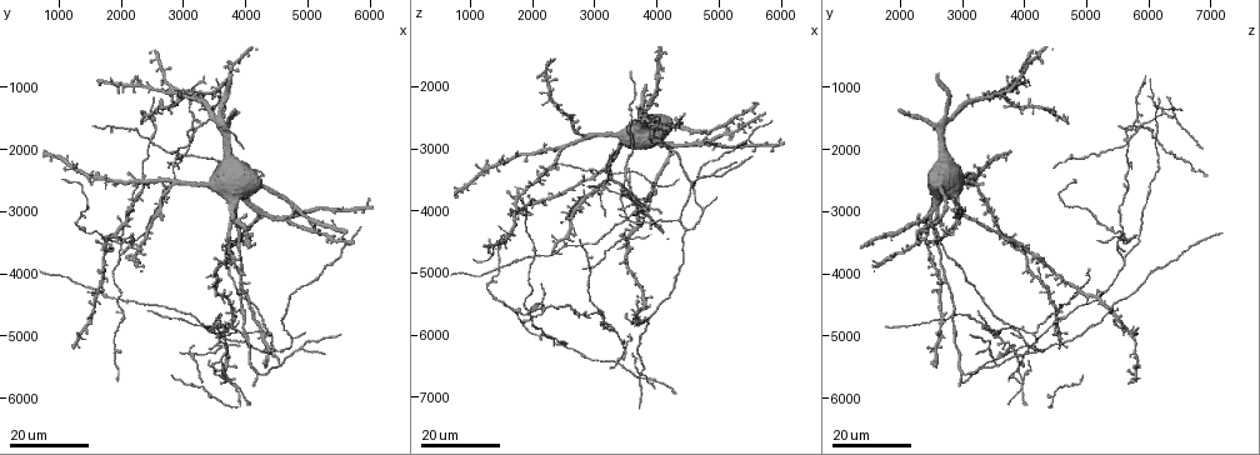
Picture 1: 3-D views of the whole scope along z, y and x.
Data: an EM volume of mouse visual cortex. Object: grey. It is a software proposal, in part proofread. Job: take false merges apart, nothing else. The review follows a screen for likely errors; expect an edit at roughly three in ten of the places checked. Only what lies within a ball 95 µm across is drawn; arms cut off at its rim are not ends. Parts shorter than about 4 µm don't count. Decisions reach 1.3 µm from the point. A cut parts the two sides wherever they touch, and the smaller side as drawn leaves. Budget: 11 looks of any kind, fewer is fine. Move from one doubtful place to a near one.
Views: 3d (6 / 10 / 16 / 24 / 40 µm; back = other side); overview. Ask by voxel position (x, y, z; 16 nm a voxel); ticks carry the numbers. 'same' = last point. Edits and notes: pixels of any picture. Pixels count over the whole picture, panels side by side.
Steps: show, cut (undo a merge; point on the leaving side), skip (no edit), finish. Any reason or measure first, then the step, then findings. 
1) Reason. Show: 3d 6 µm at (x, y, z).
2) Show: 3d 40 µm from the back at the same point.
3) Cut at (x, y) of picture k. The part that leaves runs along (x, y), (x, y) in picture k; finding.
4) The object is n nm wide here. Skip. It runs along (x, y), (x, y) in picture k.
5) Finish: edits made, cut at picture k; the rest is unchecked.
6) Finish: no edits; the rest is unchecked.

Four arms meet. Show: 3d 24 µm at (2450, 1850, 6100).

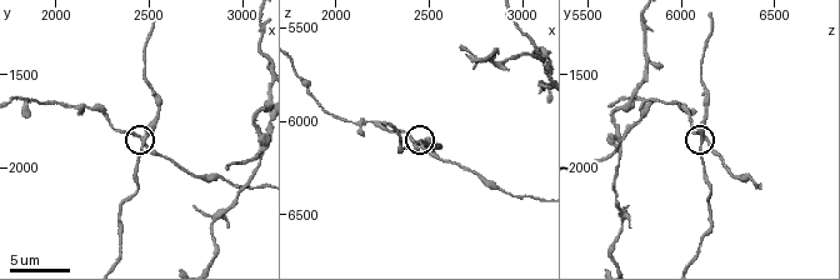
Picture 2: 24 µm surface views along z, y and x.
Show: 3d 10 µm at (2440, 1840, 6140).

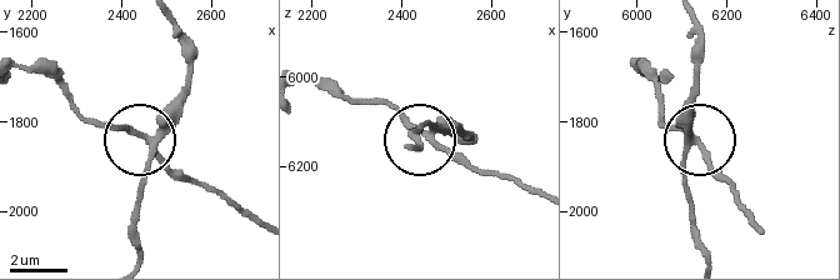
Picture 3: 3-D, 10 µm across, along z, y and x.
The object is 210 nm wide here. Cut at (168, 173) of picture 3. A second neuron is stuck on.

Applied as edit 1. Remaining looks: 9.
Narrows sharply. Show: 3d 10 µm at (2440, 2120, 6160).

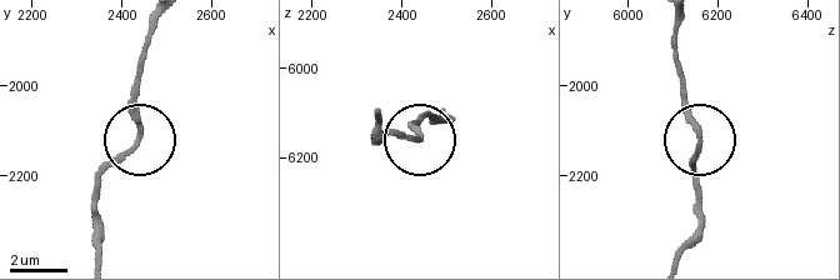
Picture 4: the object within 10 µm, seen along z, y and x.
Show: 3d 10 µm from the back at (2430, 2130, 6155).

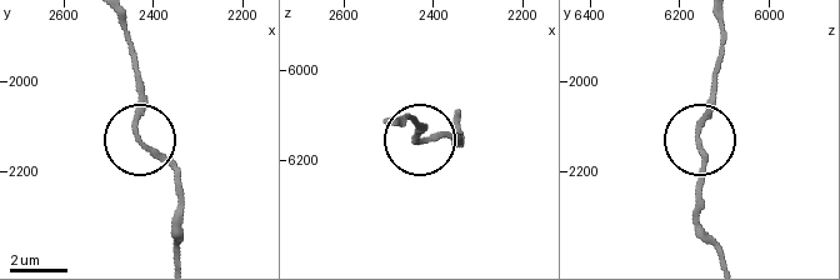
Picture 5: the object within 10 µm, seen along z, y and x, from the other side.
Skip. It runs along (180, 253), (180, 188), (140, 138), (138, 69) in picture 5; one neuron here.

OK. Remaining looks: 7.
A narrow waist. Show: 3d 24 µm at (3100, 4650, 4450).

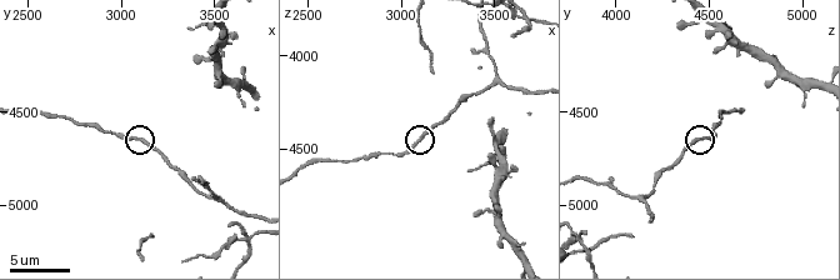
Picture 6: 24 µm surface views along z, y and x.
Show: 3d 10 µm at (3080, 4640, 4460).

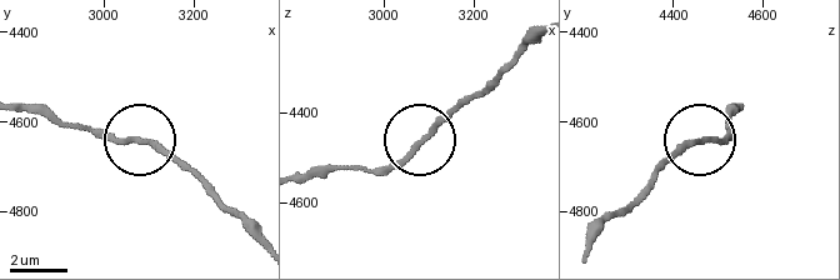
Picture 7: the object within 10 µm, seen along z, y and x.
Show: 3d 10 µm from the back at (3070, 4645, 4470).

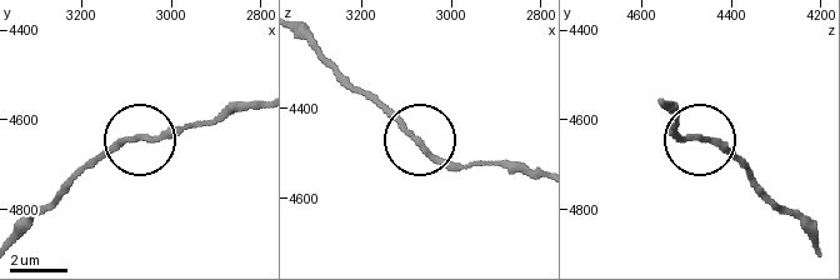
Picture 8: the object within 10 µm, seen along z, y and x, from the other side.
The object is 190 nm wide here. Skip. It runs along (815, 236), (731, 158), (679, 134), (674, 124) in picture 8; continuous, no second neuron.

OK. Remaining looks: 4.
Branch point. Show: 3d 24 µm at (4550, 5450, 3550).

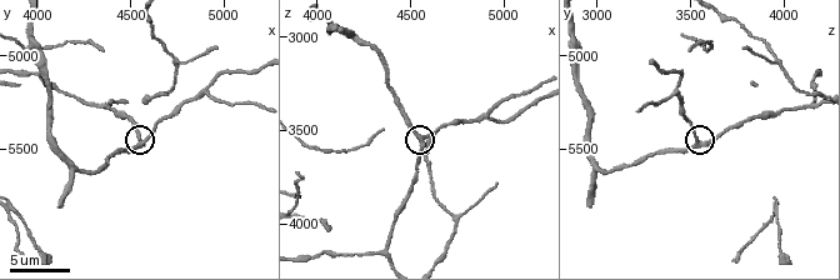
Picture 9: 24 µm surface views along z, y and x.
Zoom in. Show: 3d 10 µm at (4560, 5480, 3560).

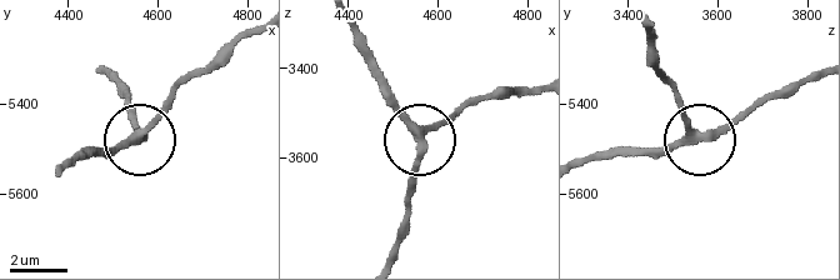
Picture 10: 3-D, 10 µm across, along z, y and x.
The object is 270 nm wide here. Skip. One neuron here.

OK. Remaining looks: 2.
Arms part here. Show: 3d 16 µm at (1950, 3750, 5550).

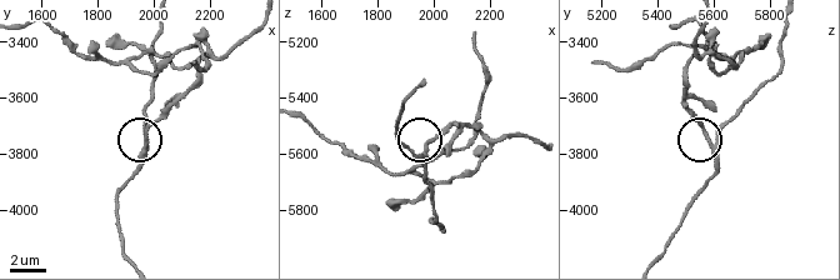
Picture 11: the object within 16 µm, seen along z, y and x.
Zoom in. Show: 3d 6 µm at (1970, 3760, 5600).

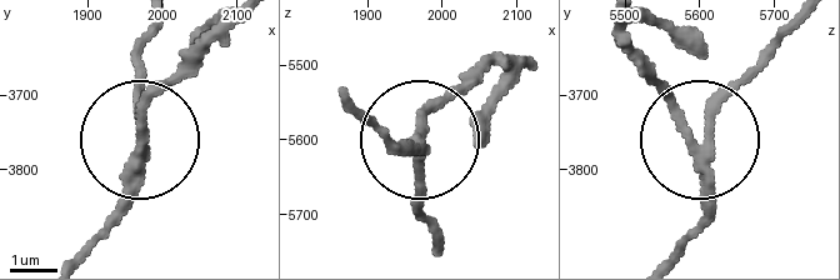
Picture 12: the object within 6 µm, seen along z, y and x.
The side arm is 50 µm long. Cut at (143, 105) of picture 12. The part that leaves runs along (128, 170), (148, 103), (211, 30) in picture 12; a second neuron is stuck on.

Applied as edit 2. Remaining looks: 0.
Finish: edits made, cut at picture 3, cut at picture 12; the rest is unchecked.

